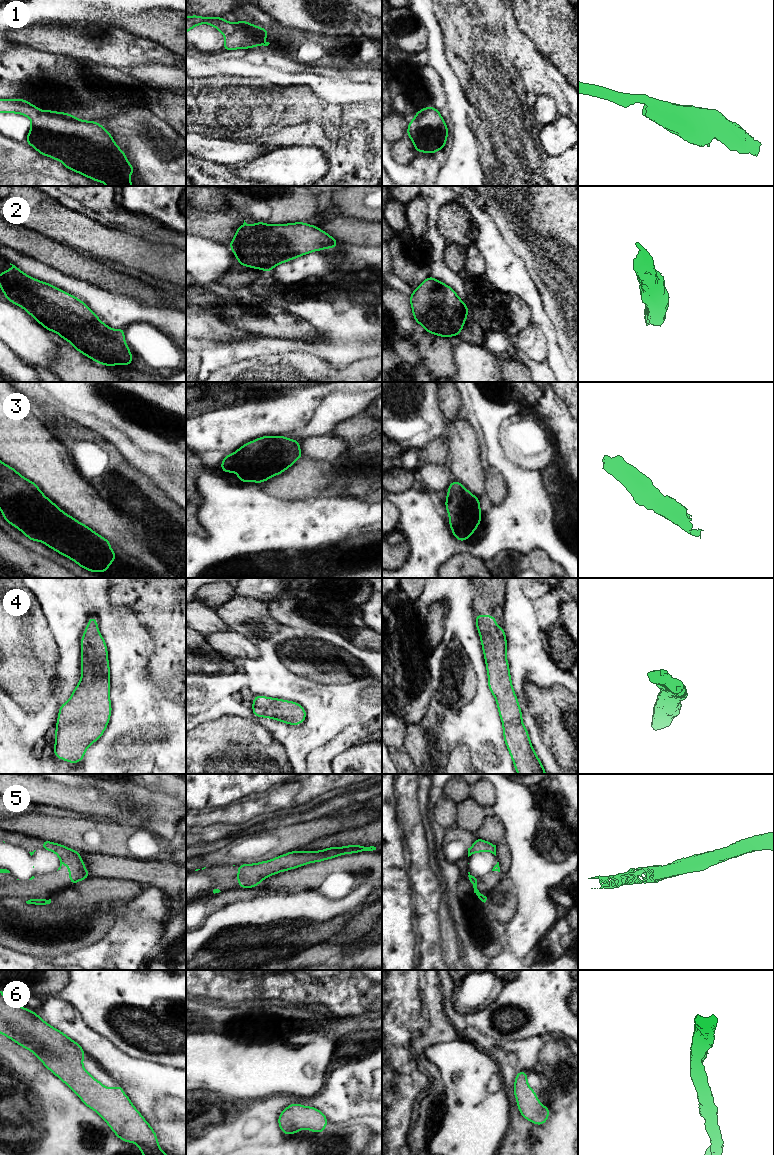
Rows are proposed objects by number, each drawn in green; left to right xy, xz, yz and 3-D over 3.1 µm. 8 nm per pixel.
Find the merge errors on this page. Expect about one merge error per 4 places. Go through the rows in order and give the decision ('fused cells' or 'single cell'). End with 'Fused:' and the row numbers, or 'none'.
1: single cell
2: single cell
3: single cell
4: single cell
5: single cell
6: single cell
Fused: none

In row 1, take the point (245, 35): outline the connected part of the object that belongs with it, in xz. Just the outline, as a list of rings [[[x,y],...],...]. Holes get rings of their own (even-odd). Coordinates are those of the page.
[[[187,16],[186,34],[200,24],[212,25],[226,37],[222,50],[246,49],[270,44],[264,41],[265,37],[268,36],[268,29],[260,28],[243,19],[234,24],[221,17]]]

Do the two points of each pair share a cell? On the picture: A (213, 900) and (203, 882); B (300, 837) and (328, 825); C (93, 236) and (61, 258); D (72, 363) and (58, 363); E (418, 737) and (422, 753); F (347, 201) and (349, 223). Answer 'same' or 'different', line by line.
A: different
B: same
C: different
D: same
E: same
F: different

